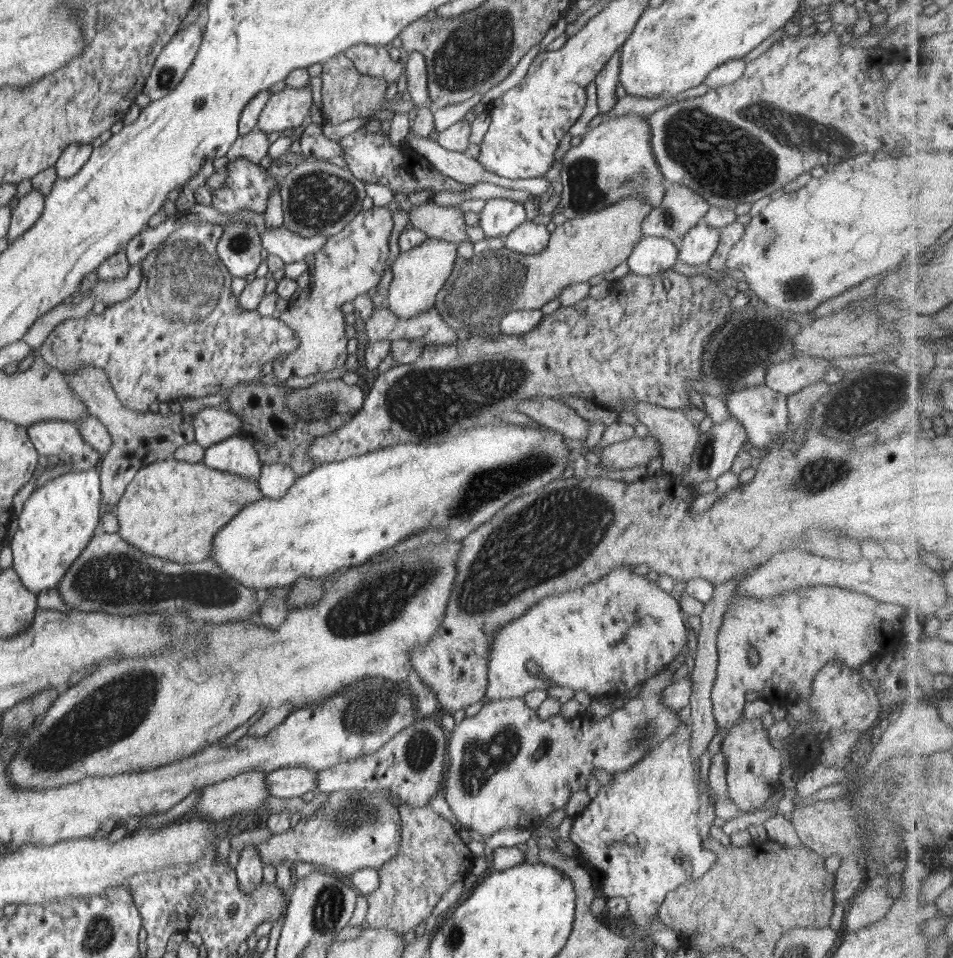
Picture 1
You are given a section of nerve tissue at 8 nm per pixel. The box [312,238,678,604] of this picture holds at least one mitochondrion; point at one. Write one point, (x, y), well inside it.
(427, 402)

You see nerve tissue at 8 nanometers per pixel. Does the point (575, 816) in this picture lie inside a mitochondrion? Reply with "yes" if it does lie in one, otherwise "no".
no

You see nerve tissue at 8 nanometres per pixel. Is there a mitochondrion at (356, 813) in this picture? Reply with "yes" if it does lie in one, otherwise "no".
yes

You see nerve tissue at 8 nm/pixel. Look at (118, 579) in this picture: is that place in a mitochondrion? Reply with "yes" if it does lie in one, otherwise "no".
yes

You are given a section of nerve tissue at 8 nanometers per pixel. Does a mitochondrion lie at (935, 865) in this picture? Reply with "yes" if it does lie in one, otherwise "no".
no

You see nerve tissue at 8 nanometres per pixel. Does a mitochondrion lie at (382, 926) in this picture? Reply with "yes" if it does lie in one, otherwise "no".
no

